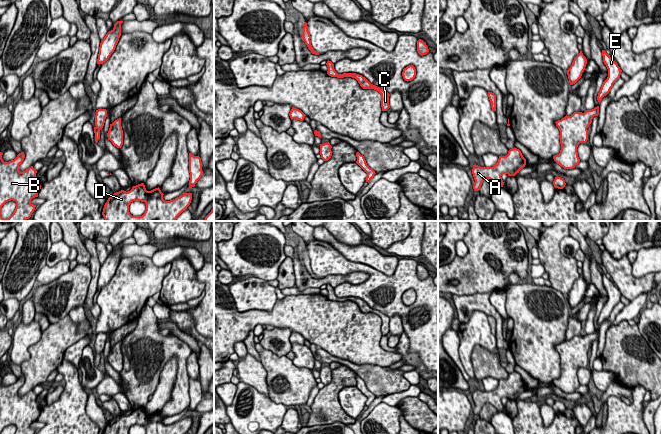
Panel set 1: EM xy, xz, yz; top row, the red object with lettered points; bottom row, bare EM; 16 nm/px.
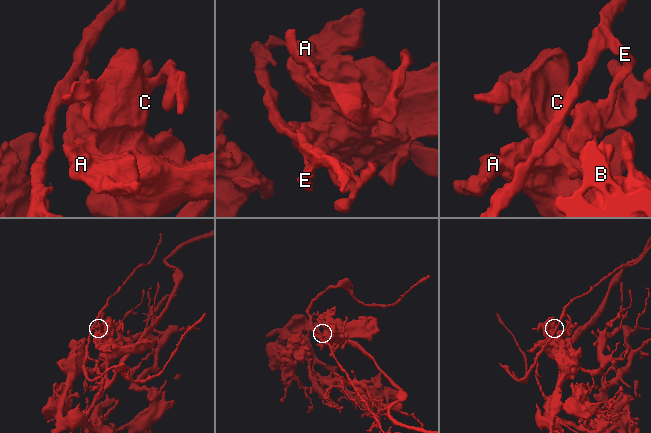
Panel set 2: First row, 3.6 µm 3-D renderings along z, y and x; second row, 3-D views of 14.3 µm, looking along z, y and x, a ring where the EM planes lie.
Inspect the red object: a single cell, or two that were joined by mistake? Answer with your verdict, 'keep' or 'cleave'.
cleave

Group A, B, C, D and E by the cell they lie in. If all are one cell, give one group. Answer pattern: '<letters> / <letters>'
A B C D / E

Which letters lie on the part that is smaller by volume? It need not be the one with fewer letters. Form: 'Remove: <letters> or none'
Remove: E

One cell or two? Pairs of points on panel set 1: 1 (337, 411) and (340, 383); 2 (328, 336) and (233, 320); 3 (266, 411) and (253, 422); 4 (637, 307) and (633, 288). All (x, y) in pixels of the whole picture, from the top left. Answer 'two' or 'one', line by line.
1: one
2: one
3: one
4: two

